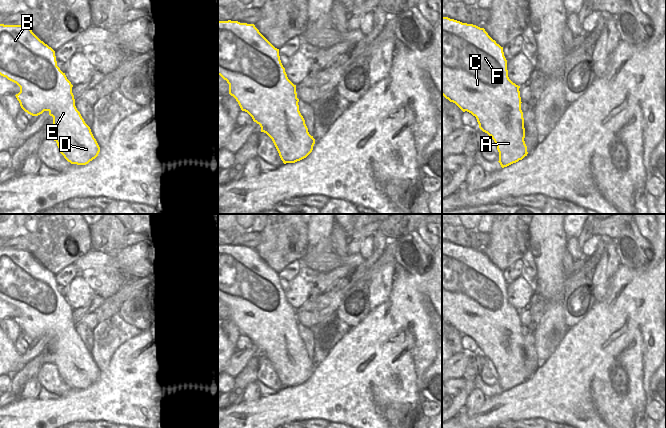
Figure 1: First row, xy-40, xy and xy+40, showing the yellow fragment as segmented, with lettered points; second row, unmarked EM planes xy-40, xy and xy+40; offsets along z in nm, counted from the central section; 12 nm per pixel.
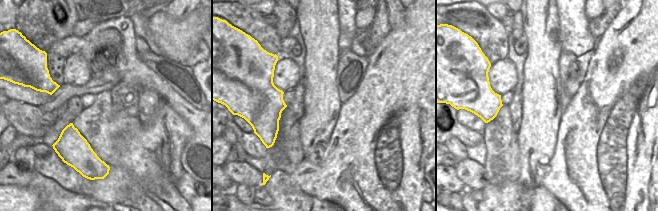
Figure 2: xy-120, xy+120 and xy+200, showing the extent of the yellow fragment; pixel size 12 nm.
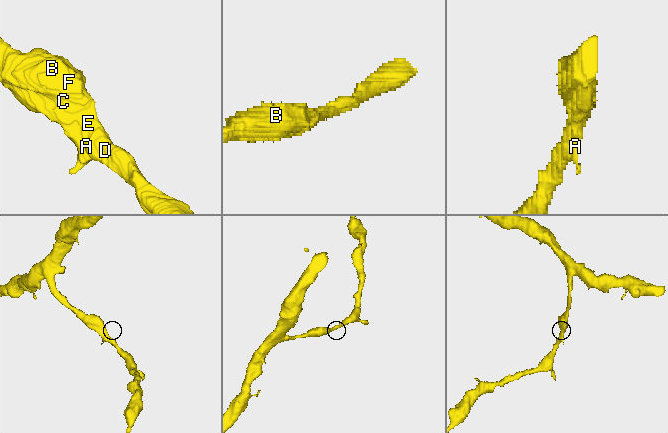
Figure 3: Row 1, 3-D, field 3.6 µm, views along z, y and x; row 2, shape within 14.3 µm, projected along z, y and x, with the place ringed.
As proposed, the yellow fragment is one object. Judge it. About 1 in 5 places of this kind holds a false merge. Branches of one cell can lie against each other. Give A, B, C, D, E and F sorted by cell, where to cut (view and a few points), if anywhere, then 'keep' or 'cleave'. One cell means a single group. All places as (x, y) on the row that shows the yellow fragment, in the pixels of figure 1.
groups A B C D E F; cut none; keep

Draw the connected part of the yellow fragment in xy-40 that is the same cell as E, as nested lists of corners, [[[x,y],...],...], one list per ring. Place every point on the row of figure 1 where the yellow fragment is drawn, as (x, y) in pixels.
[[[0,24],[0,75],[20,87],[20,92],[15,96],[25,112],[32,116],[38,116],[44,111],[48,111],[49,115],[53,117],[54,141],[57,143],[60,153],[68,162],[86,165],[98,156],[100,147],[90,127],[85,123],[75,106],[72,93],[73,85],[67,79],[65,73],[57,66],[55,51],[41,41],[27,25]]]

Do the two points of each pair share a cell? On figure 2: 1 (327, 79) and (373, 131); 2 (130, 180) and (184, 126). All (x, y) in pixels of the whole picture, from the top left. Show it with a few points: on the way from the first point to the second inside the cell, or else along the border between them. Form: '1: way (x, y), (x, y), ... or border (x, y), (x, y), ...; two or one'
1: border (342, 104), (334, 126); two
2: way (130, 160), (134, 153), (164, 121); one

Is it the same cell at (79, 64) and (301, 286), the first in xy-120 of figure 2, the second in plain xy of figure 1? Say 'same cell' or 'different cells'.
same cell

